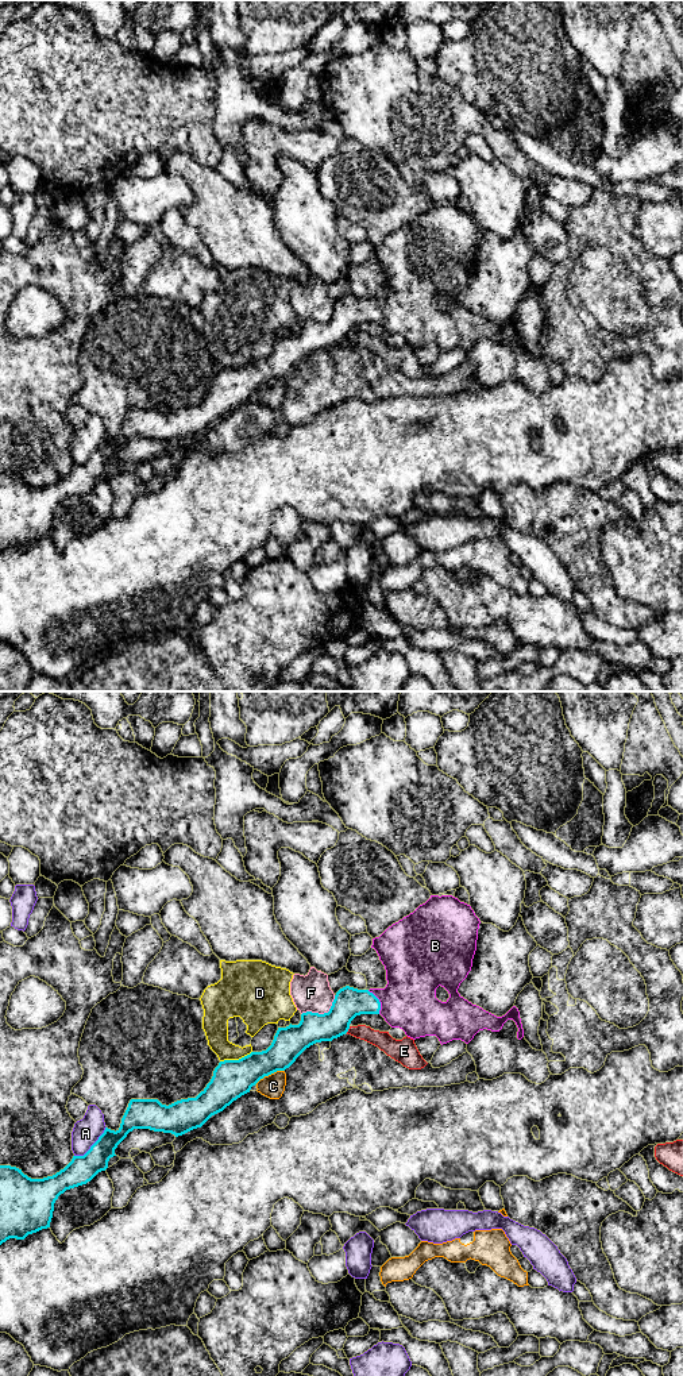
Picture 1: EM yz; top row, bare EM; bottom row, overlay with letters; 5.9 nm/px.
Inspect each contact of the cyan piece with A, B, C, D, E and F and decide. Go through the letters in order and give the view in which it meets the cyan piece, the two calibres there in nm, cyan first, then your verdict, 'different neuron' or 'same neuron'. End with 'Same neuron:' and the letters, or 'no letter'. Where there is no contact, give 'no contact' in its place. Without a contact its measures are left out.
A: yz | 160/160 nm | different neuron
B: yz | 180/320 nm | same neuron
C: yz | 220/140 nm | different neuron
D: yz | 220/160 nm | different neuron
E: yz | 180/100 nm | different neuron
F: yz | 190/220 nm | different neuron
Same neuron: B

